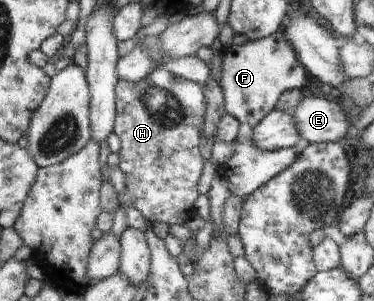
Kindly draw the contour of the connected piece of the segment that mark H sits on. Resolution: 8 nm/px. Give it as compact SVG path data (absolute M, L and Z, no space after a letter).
M157 67L156 69L153 69L147 77L141 79L141 81L137 81L137 83L131 83L131 81L123 81L123 79L120 79L119 86L116 89L119 94L116 96L117 117L114 133L120 139L120 149L118 151L120 160L118 166L121 169L121 173L123 173L123 179L125 179L124 189L127 189L127 193L131 195L131 201L133 201L133 203L131 203L131 205L133 205L132 213L139 220L147 221L148 223L164 222L168 225L181 225L194 215L193 201L195 201L195 198L198 195L197 181L201 175L201 168L204 164L204 161L199 154L199 136L201 135L201 123L203 123L204 111L206 108L202 86L193 83L193 81L181 79L181 77L173 75L172 72L167 71L165 68Z

